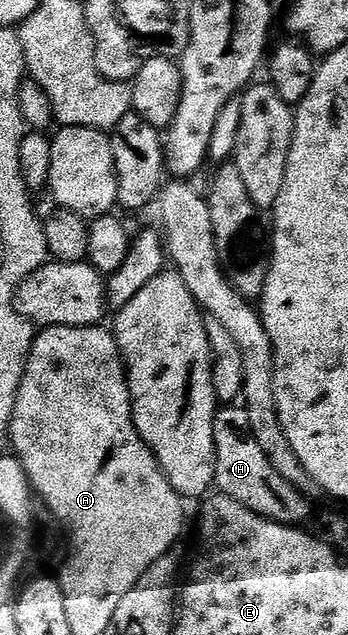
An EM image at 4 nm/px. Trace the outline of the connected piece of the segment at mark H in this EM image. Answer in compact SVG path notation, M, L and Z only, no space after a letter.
M224 404L217 409L214 420L214 448L216 449L214 486L223 497L238 500L238 504L250 508L272 522L304 524L300 522L308 518L309 499L282 476L278 476L274 464L266 460L266 452L258 448L258 440L254 440L250 432L250 420L246 420L243 405Z

